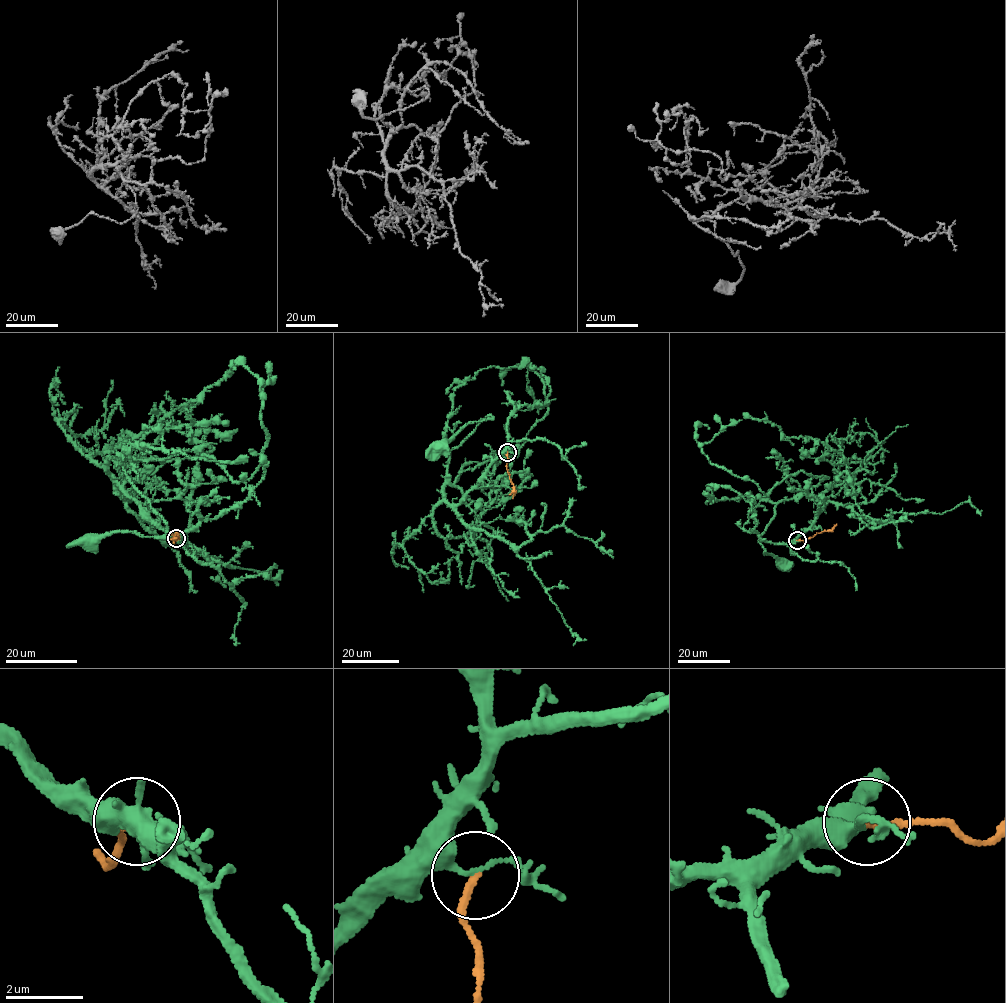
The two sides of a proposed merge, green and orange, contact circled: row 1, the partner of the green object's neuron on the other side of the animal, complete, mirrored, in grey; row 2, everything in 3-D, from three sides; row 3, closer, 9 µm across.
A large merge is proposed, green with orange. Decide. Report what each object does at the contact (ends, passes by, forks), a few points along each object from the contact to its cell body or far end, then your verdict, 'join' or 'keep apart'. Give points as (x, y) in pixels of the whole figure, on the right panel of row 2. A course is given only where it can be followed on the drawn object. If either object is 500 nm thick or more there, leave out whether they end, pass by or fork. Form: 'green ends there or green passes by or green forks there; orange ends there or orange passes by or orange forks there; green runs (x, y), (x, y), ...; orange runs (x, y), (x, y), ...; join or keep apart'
green passes by; orange ends there; green runs (796, 540), (825, 500), (801, 493), (775, 505), (758, 540), (763, 555), (783, 559), (783, 564); orange runs (797, 540), (804, 541), (816, 533), (830, 531), (837, 524); keep apart

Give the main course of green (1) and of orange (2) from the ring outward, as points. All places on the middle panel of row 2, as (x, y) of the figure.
1: (507, 452), (452, 505), (443, 489), (450, 451), (482, 418), (492, 416), (468, 422), (446, 447), (440, 447)
2: (508, 452), (506, 468), (513, 485), (512, 498)

